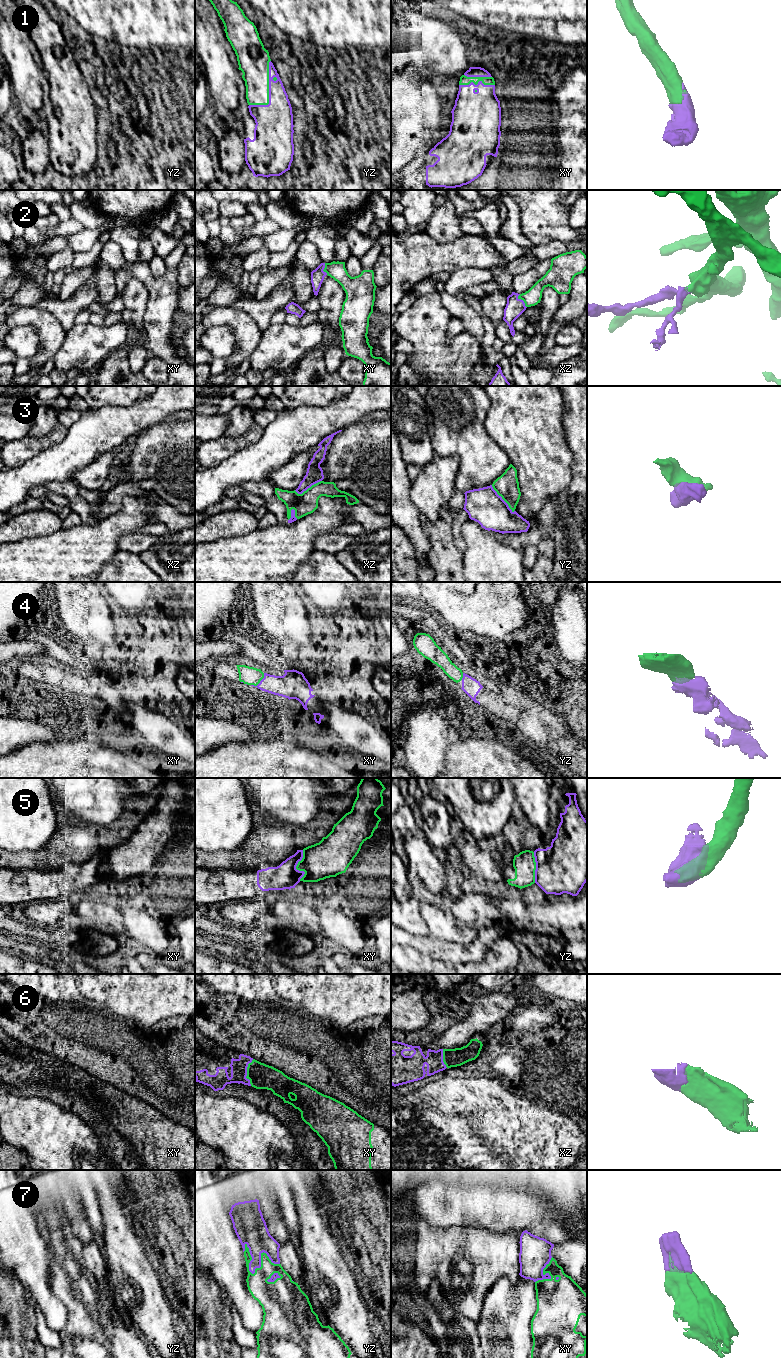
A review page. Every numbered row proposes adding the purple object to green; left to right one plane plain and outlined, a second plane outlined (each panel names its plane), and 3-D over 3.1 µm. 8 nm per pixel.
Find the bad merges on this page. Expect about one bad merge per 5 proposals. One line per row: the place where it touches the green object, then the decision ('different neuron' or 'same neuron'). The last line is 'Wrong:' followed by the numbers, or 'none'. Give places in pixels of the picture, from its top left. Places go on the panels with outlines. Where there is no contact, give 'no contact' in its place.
1: yz (268, 91) | same neuron
2: xz (522, 299) | same neuron
3: yz (502, 498) | different neuron
4: xy (259, 682) | same neuron
5: xy (296, 867) | different neuron
6: xy (247, 1072) | same neuron
7: yz (257, 1268) | same neuron
Wrong: 3, 5

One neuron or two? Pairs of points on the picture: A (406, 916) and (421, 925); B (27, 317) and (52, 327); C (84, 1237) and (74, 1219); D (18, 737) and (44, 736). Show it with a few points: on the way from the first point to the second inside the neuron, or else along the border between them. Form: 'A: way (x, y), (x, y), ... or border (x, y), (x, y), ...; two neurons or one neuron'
A: way (410, 920), (417, 925); one neuron
B: way (33, 317), (40, 319), (46, 325); one neuron
C: way (84, 1233), (78, 1223); one neuron
D: way (24, 735), (38, 735); one neuron

